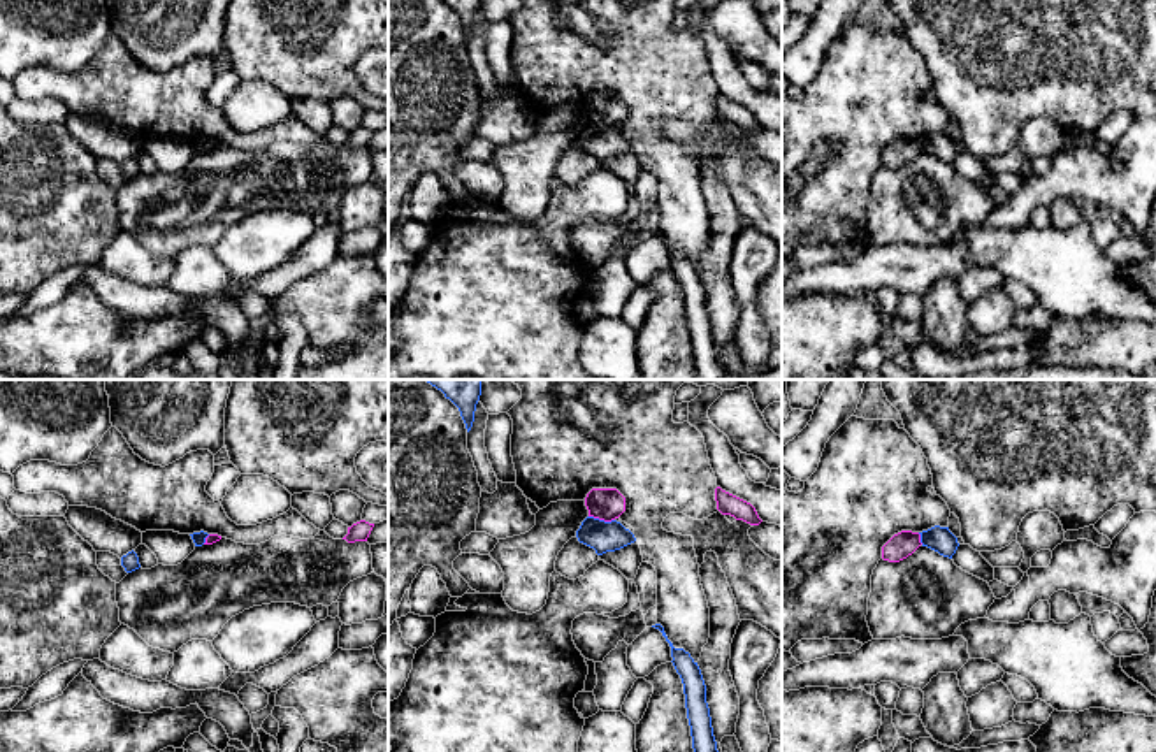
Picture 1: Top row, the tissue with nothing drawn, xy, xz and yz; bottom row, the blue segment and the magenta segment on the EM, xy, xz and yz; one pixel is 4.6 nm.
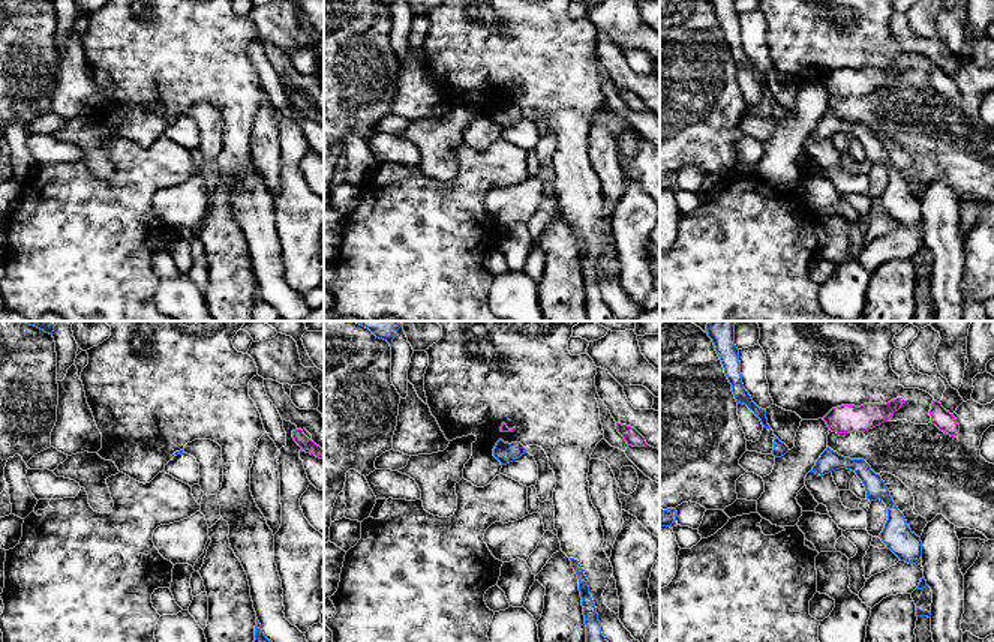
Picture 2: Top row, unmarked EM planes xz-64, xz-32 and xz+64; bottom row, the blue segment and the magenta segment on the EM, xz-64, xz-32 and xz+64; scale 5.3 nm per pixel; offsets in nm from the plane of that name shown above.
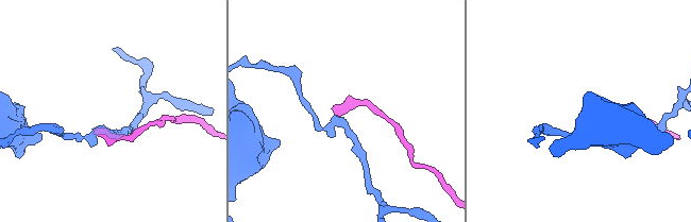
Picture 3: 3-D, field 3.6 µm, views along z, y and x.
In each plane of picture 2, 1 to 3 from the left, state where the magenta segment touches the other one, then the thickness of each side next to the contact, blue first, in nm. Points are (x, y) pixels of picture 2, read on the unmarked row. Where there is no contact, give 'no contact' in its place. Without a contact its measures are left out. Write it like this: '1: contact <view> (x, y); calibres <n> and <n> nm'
1: no contact
2: no contact
3: no contact

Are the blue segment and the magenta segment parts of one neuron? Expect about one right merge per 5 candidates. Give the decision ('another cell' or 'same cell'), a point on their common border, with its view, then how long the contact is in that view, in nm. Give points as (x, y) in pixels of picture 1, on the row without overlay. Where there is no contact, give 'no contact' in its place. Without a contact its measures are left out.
another cell; meets blue in xz at (601, 127); contact 120 nm long

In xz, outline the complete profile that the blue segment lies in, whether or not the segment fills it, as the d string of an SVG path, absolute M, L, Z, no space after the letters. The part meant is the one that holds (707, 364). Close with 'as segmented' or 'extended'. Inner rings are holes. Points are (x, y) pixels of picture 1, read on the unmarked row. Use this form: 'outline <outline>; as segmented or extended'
outline M661 230L652 232L662 239L671 253L673 272L682 285L687 325L690 332L694 369L697 380L722 380L724 367L717 357L710 315L706 309L706 292L697 269L683 255L675 255Z; as segmented

